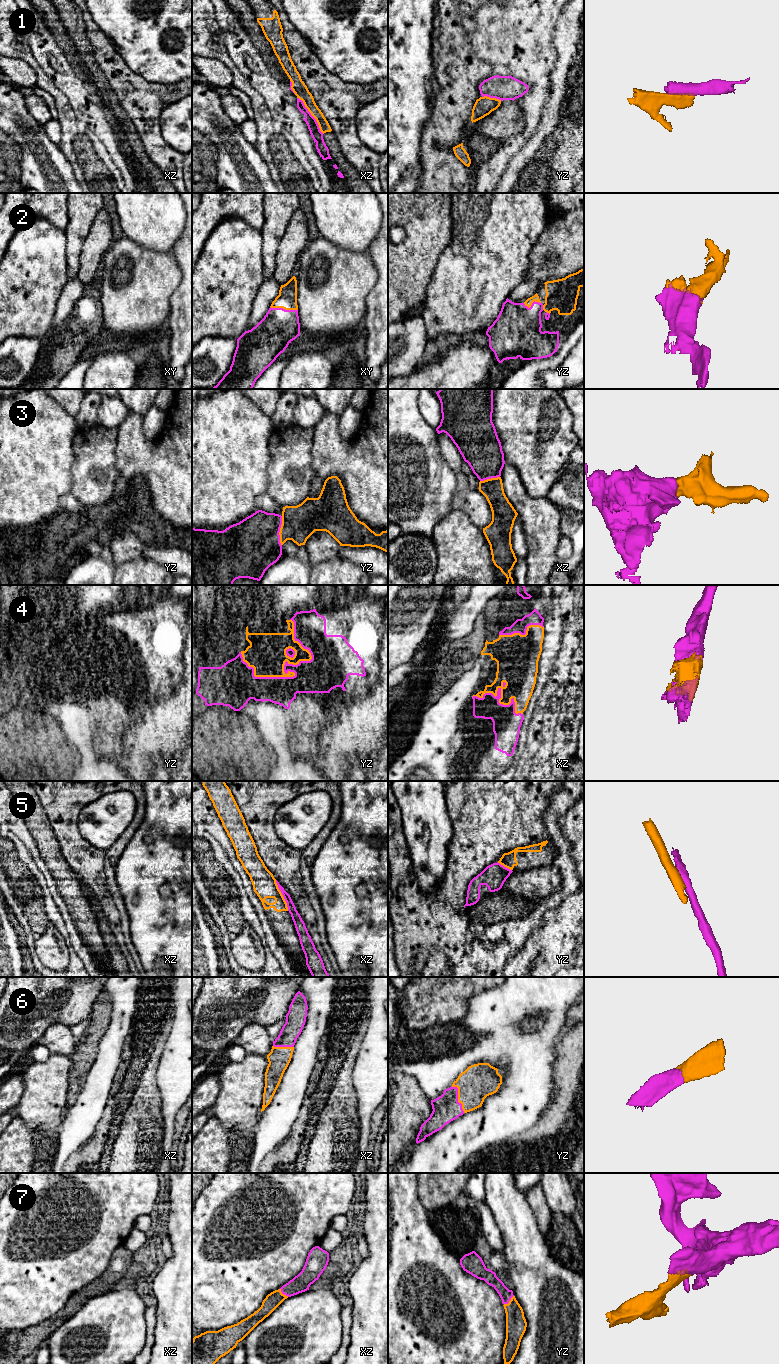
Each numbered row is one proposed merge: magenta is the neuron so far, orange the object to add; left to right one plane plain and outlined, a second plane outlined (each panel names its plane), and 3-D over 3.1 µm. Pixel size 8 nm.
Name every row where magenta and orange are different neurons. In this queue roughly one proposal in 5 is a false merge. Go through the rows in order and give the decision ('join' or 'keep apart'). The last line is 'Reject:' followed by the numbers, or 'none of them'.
1: keep apart
2: join
3: join
4: join
5: keep apart
6: join
7: join
Reject: 1, 5

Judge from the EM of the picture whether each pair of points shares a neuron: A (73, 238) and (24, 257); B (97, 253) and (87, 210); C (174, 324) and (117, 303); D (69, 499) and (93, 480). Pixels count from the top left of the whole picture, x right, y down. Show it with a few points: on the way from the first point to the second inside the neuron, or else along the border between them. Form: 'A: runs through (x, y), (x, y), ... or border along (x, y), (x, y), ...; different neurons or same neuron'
A: border along (64, 230), (67, 264); different neurons
B: border along (102, 207), (91, 224), (82, 248); different neurons
C: border along (171, 298), (170, 313), (165, 322); different neurons
D: border along (70, 492), (86, 507); different neurons

